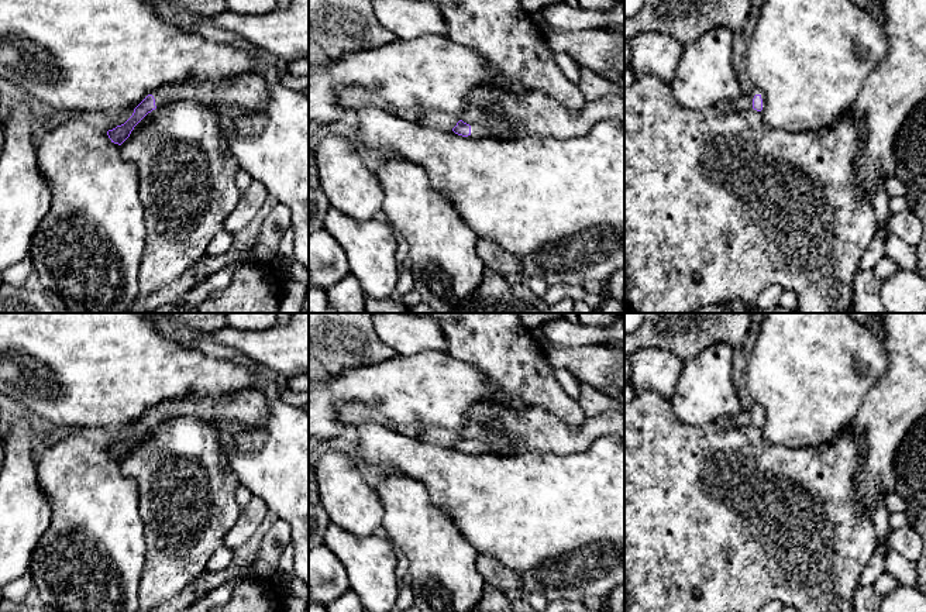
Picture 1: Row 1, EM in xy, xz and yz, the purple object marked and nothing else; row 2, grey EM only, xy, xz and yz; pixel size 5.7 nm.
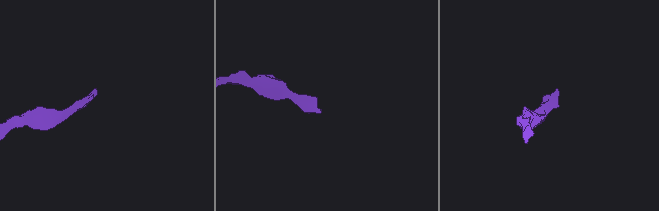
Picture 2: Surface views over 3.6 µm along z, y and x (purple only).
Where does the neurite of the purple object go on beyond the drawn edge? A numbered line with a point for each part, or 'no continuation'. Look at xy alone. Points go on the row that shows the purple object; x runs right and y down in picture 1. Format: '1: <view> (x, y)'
1: xy (250, 90)

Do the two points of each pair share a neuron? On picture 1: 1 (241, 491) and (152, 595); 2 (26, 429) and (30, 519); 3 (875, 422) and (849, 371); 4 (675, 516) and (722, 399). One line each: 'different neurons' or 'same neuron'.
1: different neurons
2: same neuron
3: different neurons
4: different neurons

